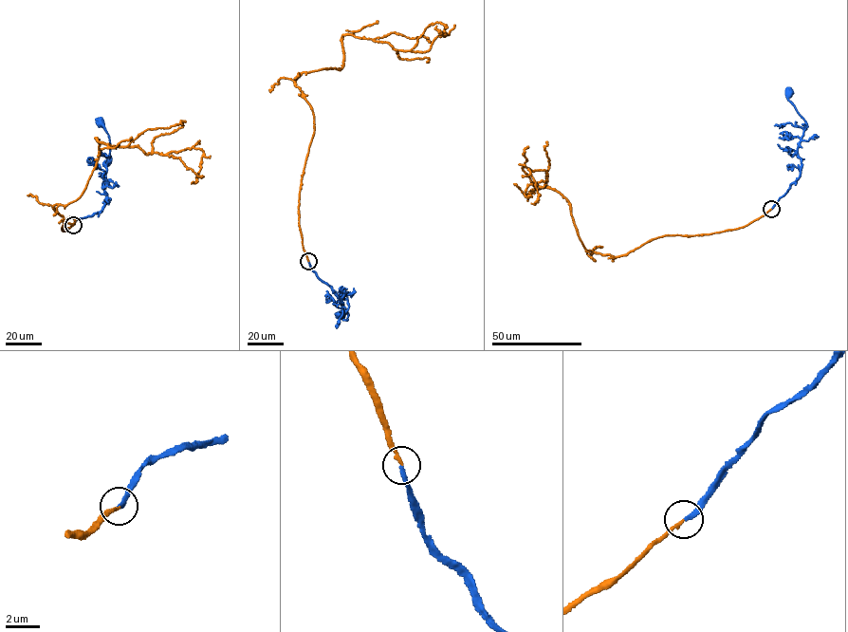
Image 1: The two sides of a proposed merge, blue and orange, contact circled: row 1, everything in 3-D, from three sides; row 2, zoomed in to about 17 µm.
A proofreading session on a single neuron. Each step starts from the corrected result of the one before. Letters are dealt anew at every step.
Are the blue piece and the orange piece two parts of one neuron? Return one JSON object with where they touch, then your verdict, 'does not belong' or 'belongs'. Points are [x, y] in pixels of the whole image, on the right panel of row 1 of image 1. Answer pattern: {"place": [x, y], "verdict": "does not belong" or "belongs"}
{"place": [771, 209], "verdict": "belongs"}

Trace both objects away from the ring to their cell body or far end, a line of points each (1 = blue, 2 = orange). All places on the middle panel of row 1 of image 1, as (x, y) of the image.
1: (308, 261), (342, 304), (340, 304), (343, 315), (341, 318), (347, 321), (347, 312), (340, 315)
2: (308, 261), (299, 202), (314, 120), (295, 80), (341, 69), (343, 35), (423, 51), (449, 34), (436, 26)

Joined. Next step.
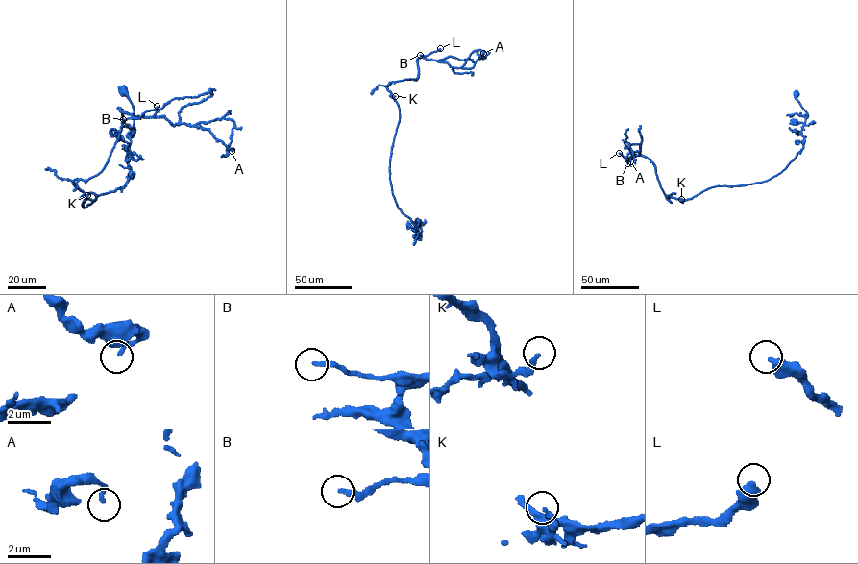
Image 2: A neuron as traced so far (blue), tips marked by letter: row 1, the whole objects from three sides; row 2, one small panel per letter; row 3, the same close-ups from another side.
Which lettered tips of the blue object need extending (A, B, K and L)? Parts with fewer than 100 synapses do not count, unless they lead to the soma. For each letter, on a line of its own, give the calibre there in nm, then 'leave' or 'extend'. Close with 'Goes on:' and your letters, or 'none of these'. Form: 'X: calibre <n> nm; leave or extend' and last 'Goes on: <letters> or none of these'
A: calibre 180 nm; leave
B: calibre 220 nm; leave
K: calibre 220 nm; leave
L: calibre 480 nm; leave
Goes on: none of these

